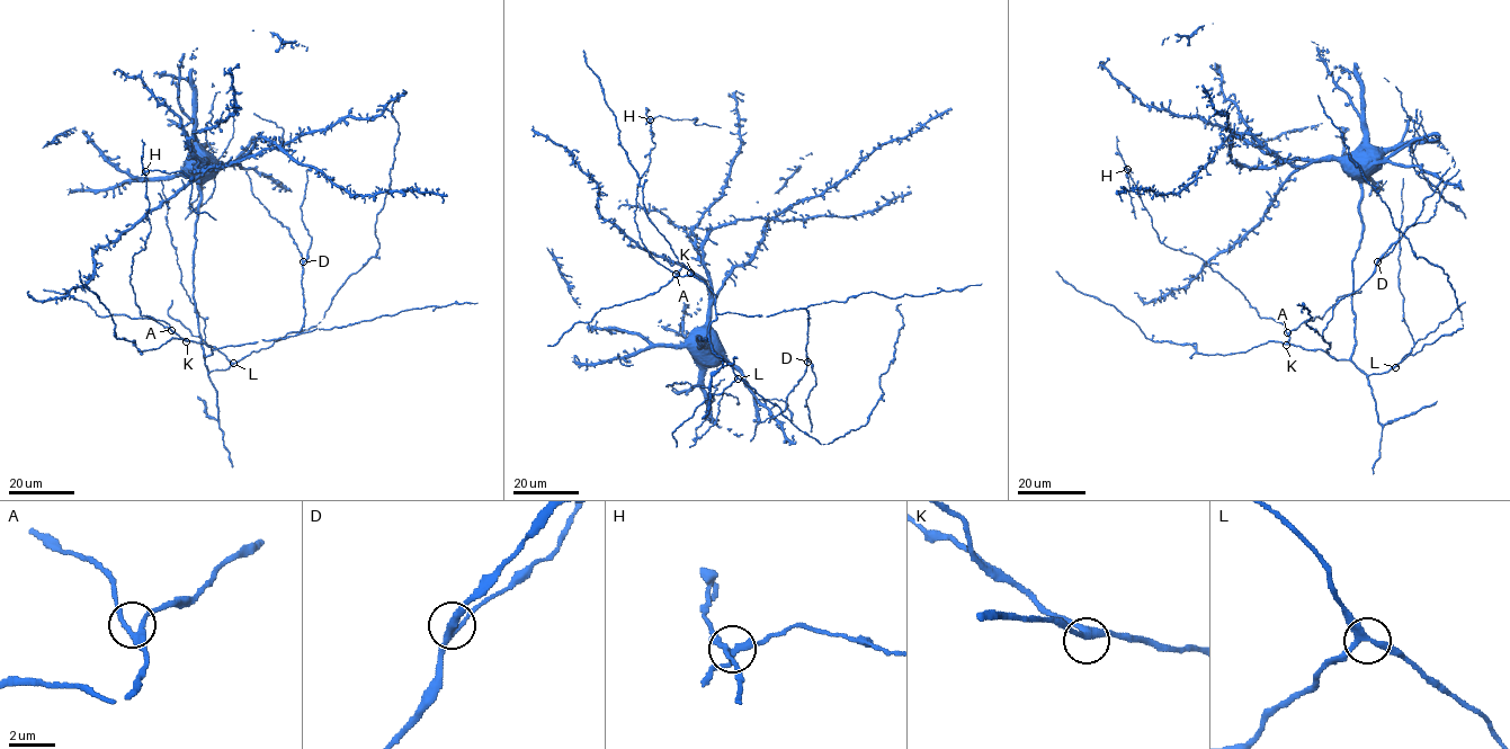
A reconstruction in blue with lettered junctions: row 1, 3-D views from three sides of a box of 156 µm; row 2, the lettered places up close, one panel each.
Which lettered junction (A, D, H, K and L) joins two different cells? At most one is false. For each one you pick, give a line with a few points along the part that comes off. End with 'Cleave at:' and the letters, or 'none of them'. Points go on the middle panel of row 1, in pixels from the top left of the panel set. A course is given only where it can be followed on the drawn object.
H: course (650, 118), (659, 115), (694, 118), (694, 123), (721, 127)
Cleave at: H

